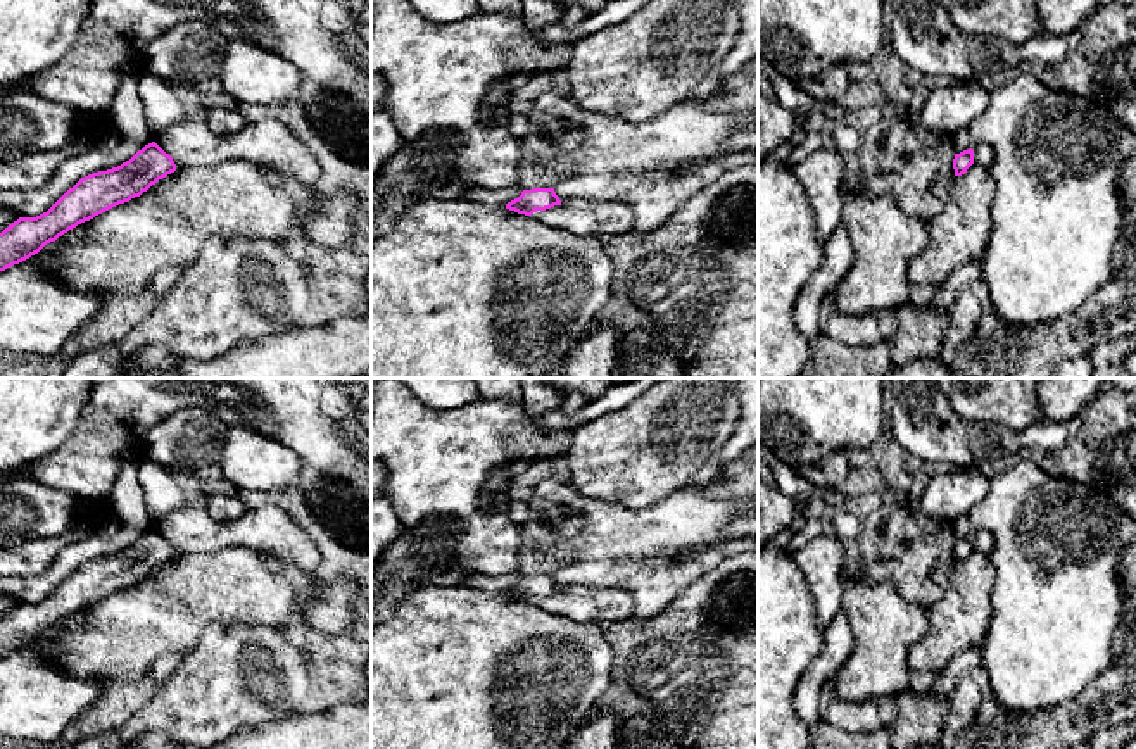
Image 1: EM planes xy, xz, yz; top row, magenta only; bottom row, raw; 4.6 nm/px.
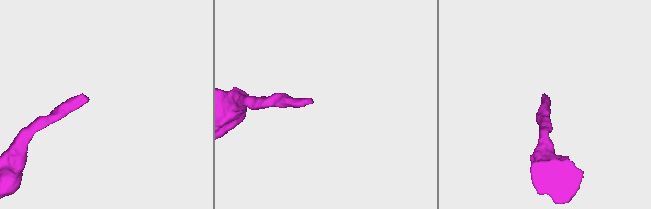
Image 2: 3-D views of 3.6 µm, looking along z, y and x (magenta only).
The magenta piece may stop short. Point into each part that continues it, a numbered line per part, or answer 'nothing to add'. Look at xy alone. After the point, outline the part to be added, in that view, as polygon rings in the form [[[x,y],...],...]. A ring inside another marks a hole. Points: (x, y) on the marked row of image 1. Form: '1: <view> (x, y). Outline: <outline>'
nothing to add

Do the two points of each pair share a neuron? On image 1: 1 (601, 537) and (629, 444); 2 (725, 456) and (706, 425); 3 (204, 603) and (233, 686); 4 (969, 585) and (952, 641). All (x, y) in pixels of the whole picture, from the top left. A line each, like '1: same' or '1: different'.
1: different
2: different
3: different
4: same

